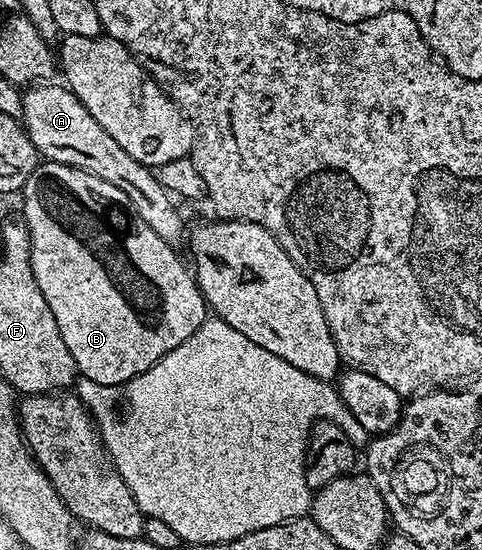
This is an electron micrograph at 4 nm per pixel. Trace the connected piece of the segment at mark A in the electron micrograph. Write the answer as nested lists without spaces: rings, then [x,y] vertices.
[[[38,83],[27,88],[22,94],[22,128],[32,139],[39,158],[47,161],[55,161],[61,165],[71,165],[77,169],[83,169],[86,173],[95,173],[100,179],[112,183],[112,187],[120,187],[124,195],[128,195],[130,208],[160,239],[171,243],[183,240],[182,217],[174,206],[175,198],[168,193],[158,181],[158,174],[153,168],[141,165],[76,99],[76,95],[65,84],[50,85],[54,83]]]

